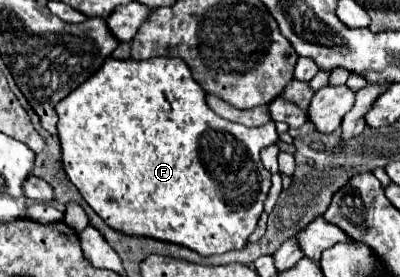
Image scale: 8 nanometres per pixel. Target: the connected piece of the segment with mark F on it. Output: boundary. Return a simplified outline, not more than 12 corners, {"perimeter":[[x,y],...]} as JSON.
{"perimeter":[[108,58],[56,104],[112,230],[246,246],[278,140],[180,58]]}

